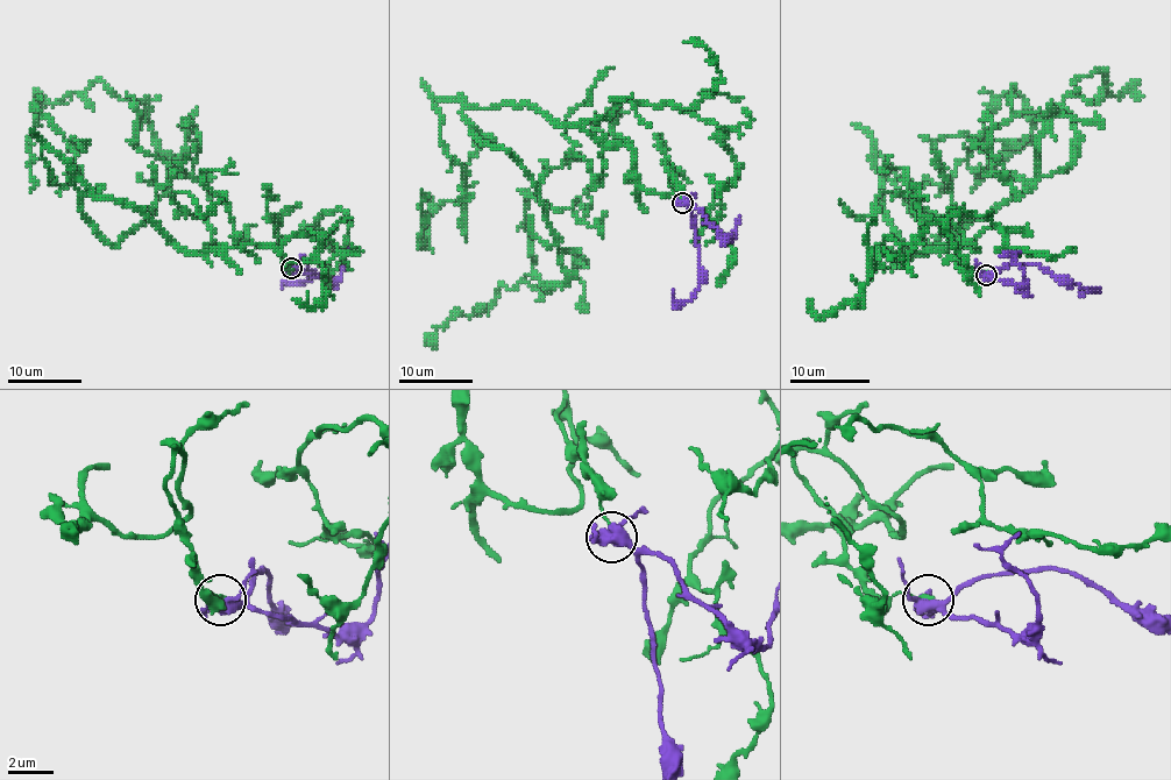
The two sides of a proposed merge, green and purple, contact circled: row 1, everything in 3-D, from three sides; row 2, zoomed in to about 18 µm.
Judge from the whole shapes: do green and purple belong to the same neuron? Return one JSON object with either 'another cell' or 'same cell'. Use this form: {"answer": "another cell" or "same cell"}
{"answer": "another cell"}

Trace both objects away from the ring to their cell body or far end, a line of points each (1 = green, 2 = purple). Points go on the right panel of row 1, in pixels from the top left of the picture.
1: (987, 275), (879, 203), (929, 249), (1074, 157), (1063, 110), (1013, 115), (993, 174), (983, 111)
2: (987, 275), (1005, 267), (1041, 264), (1064, 281), (1094, 291), (1080, 292)

